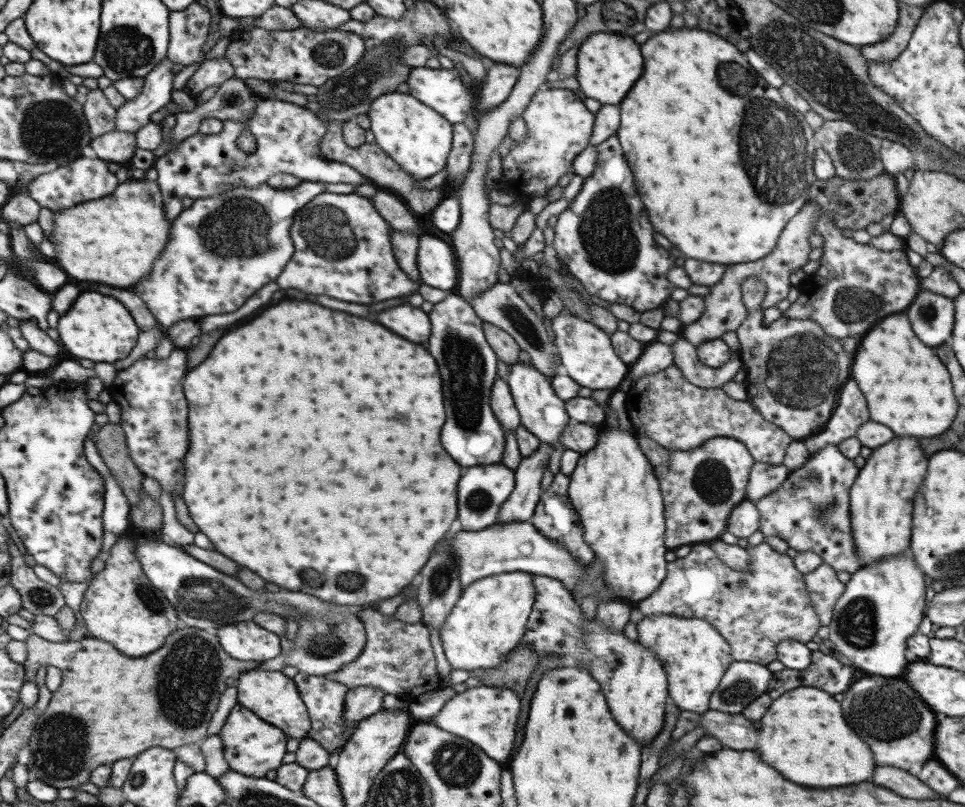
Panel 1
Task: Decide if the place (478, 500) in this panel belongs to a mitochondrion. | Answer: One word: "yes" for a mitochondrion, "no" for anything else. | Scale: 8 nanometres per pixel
yes

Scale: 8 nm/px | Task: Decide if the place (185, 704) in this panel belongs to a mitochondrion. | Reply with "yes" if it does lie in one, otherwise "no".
yes

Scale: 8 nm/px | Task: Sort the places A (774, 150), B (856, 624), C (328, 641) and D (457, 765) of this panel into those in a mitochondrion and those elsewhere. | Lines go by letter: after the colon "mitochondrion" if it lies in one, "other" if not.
A: mitochondrion
B: mitochondrion
C: mitochondrion
D: mitochondrion

